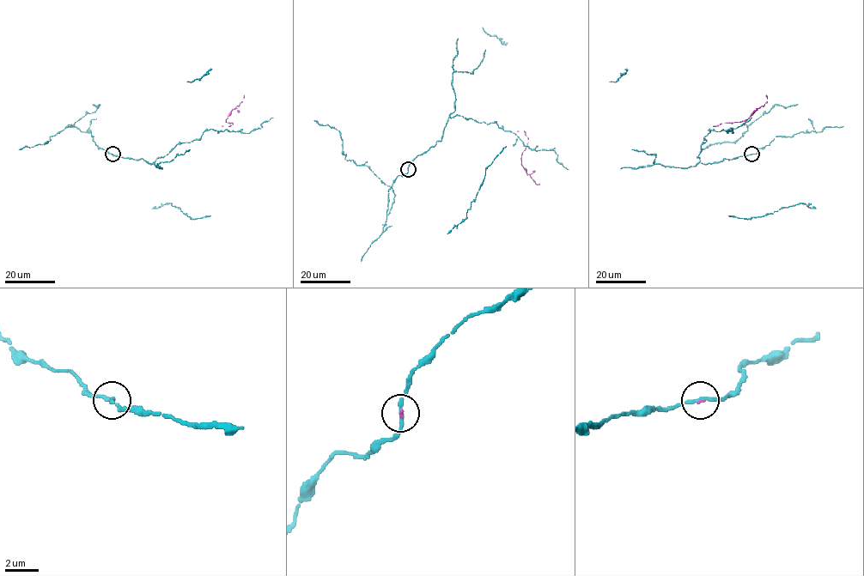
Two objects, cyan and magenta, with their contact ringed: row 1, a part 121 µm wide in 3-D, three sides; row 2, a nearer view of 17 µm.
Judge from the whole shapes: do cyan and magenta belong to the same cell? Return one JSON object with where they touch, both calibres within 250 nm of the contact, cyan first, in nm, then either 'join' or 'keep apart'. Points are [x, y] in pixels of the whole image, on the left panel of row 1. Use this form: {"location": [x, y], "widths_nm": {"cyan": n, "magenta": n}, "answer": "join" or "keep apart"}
{"location": [112, 154], "widths_nm": {"cyan": 200, "magenta": 110}, "answer": "join"}

